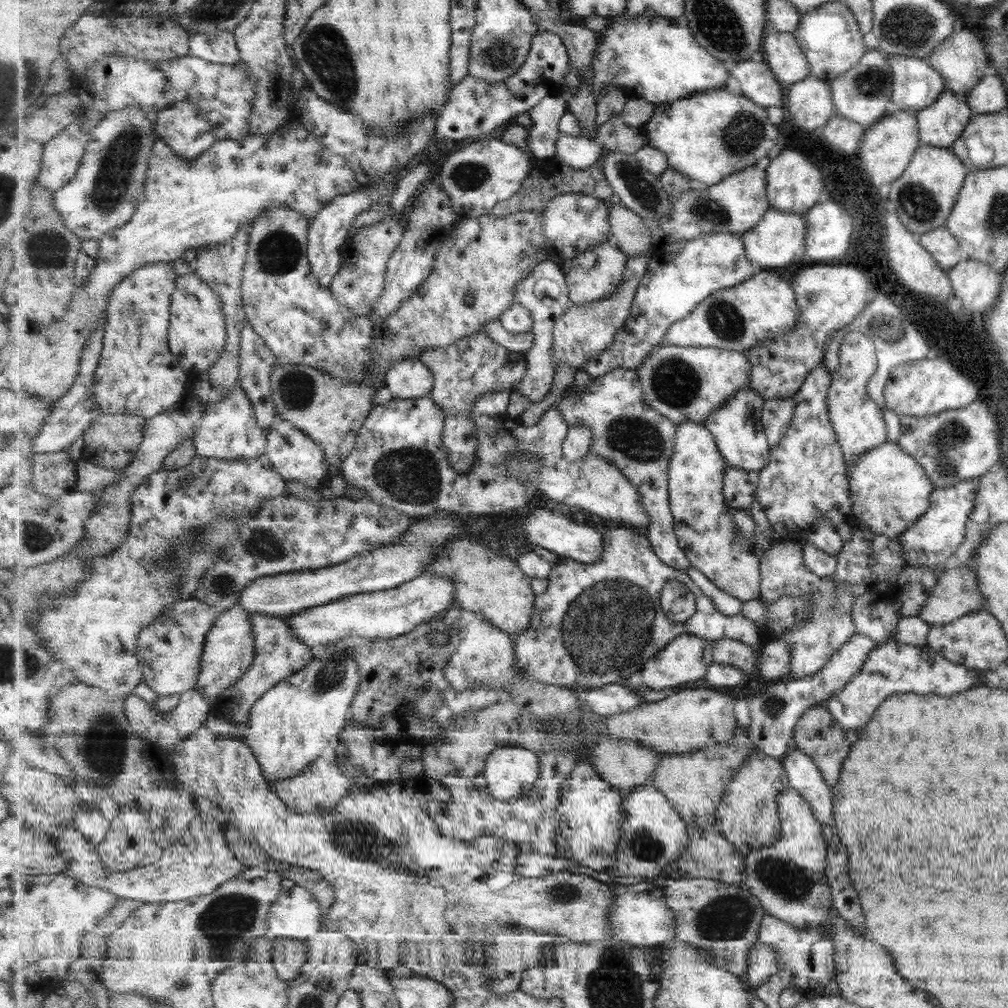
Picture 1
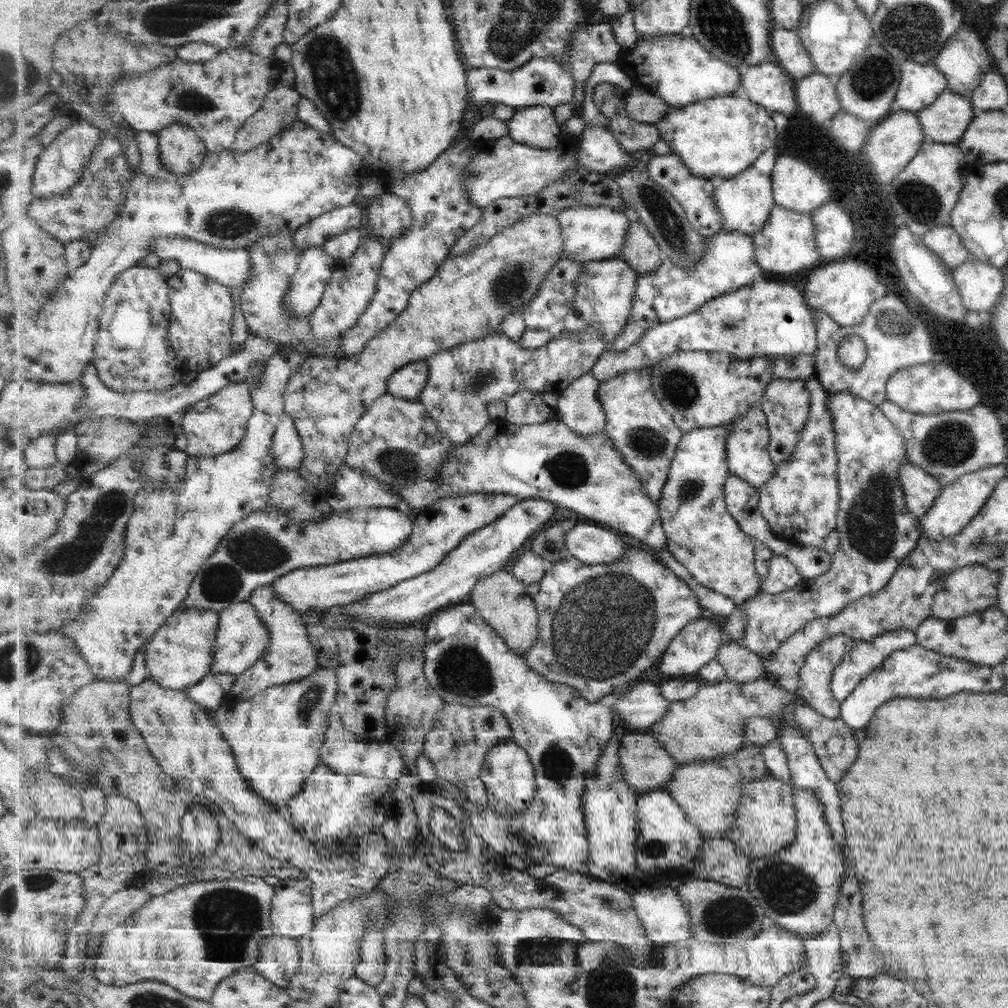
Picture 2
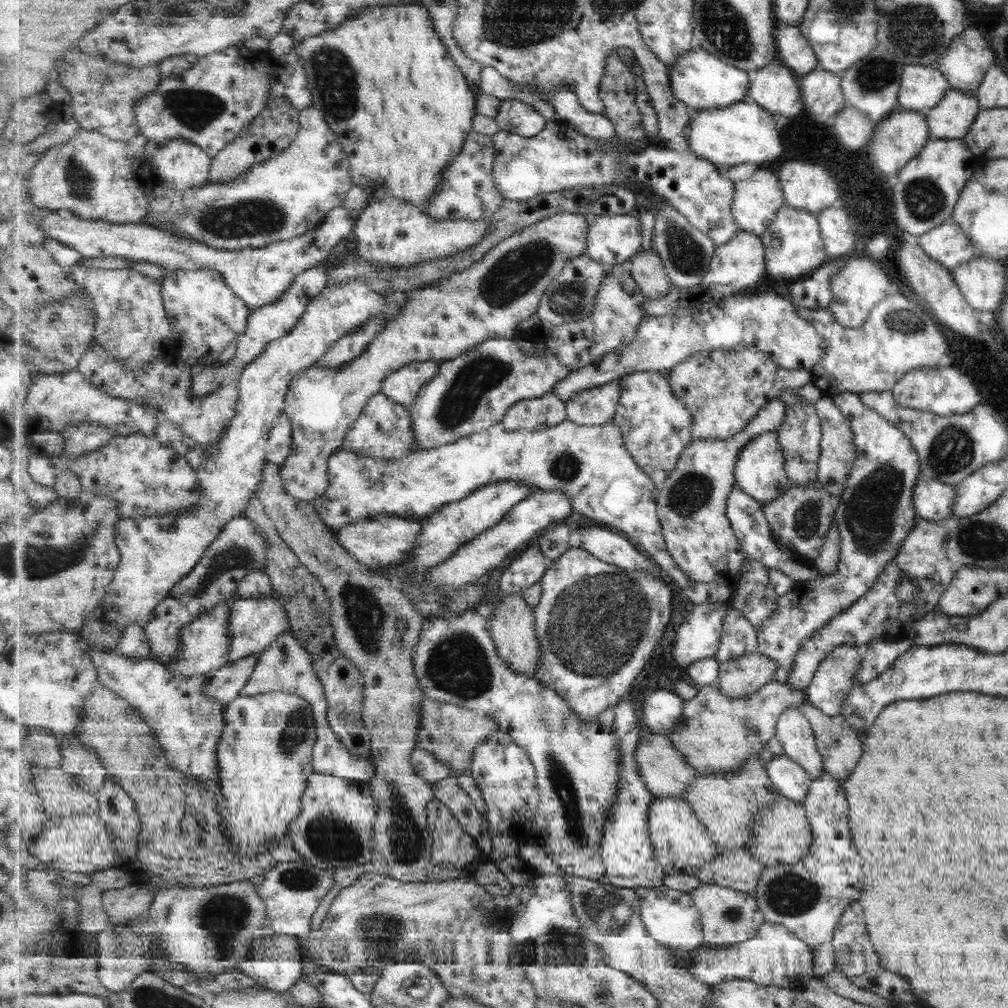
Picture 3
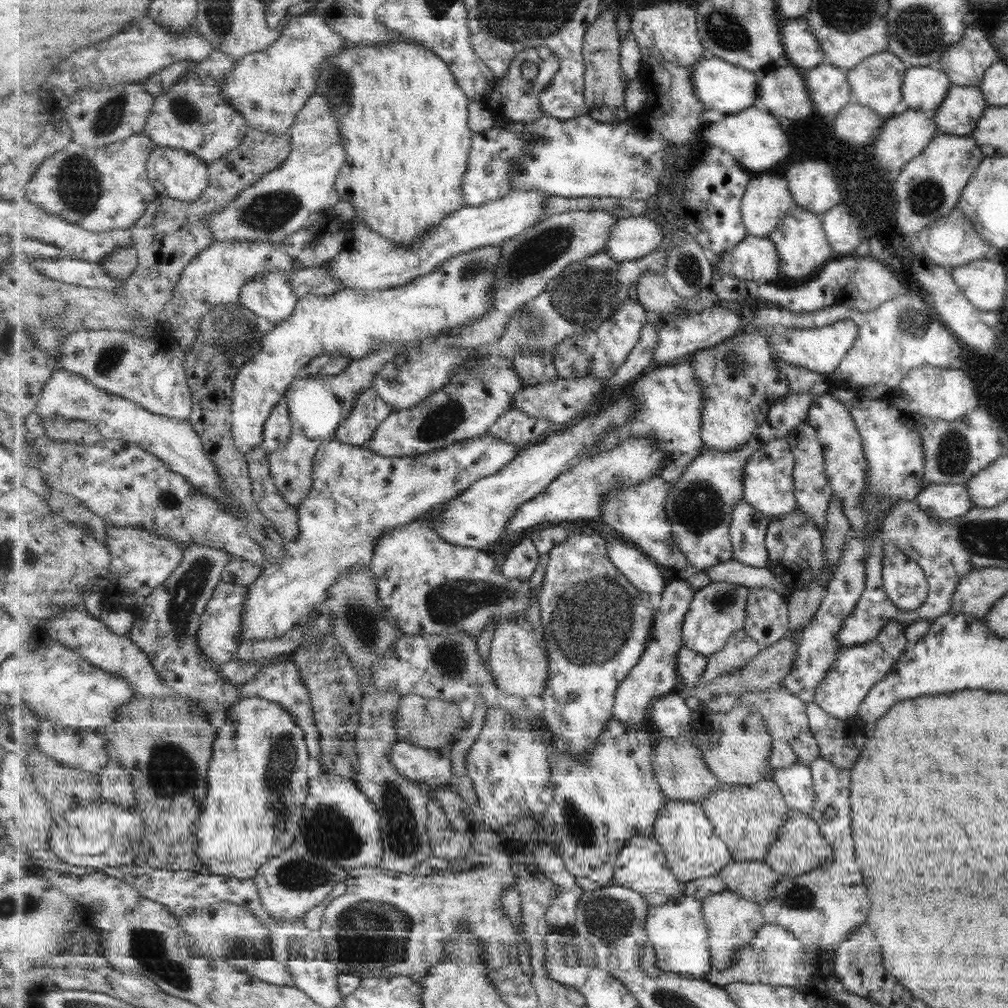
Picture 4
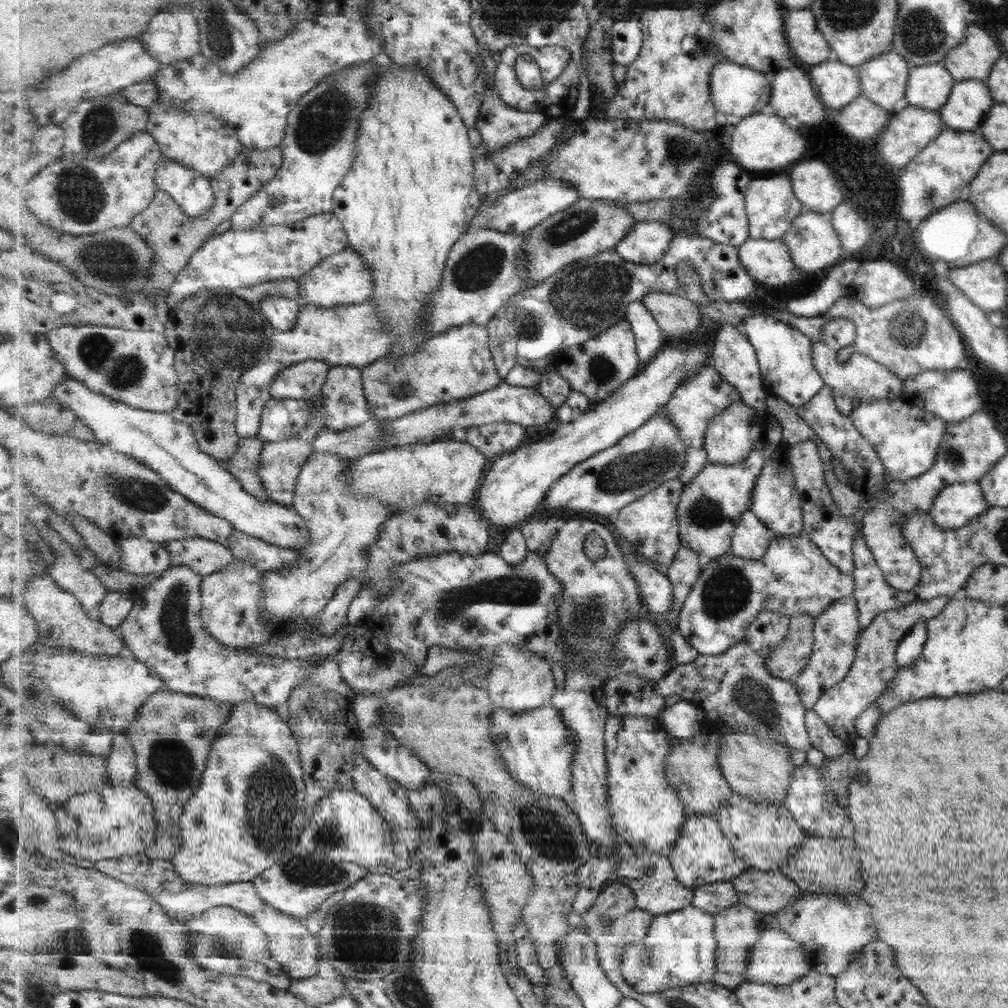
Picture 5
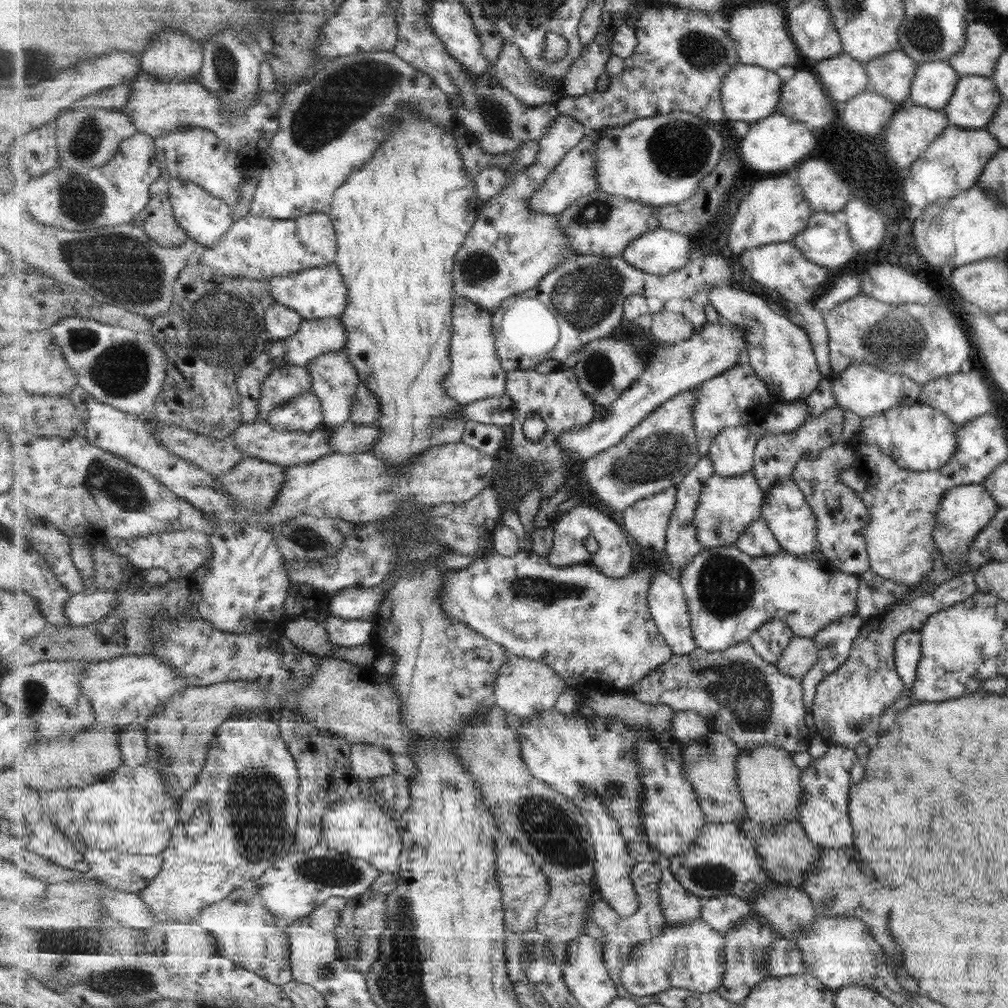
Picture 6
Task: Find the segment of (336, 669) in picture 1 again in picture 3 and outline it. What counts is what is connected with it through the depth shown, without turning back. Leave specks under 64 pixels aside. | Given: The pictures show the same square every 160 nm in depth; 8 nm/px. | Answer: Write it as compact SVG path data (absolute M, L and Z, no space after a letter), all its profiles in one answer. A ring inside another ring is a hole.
M271 691L265 694L258 694L257 696L239 695L235 700L231 701L224 710L225 728L222 734L222 739L217 746L217 757L219 757L220 766L220 794L218 795L220 801L220 814L224 816L224 826L226 832L232 840L234 845L234 852L236 854L246 854L246 856L256 856L262 852L262 848L267 850L268 844L276 838L285 836L290 832L292 822L300 816L302 811L302 801L304 800L305 791L308 789L309 777L314 773L312 765L313 748L317 742L316 722L314 722L314 714L312 706L308 700L301 698L298 694L289 694L283 691Z

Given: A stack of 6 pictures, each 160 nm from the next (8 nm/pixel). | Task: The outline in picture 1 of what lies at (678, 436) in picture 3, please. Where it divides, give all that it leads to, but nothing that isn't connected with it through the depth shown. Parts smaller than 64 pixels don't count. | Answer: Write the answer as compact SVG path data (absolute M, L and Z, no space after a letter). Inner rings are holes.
M613 369L594 378L586 388L578 388L573 381L565 388L563 395L563 399L552 408L564 414L570 428L591 429L593 442L590 452L614 462L621 474L625 474L625 478L637 488L643 510L649 516L647 534L653 551L663 562L677 570L693 568L677 539L670 503L669 466L676 446L677 424L648 403L637 370Z

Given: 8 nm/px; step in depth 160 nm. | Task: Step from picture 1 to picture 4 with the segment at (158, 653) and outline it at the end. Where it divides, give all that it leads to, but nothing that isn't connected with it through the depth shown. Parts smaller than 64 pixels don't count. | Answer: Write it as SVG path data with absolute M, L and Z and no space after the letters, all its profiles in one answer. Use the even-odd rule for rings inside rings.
M221 581L209 599L208 610L200 619L198 639L204 653L217 664L224 665L238 656L244 640L243 614L248 602L249 587L237 583Z

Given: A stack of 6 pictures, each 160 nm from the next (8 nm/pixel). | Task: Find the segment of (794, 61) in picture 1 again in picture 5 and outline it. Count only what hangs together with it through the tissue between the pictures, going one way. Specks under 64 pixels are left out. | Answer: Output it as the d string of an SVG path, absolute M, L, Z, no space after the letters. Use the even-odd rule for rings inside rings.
M809 9L789 10L786 16L785 30L792 52L805 64L820 64L825 61L836 61L835 54L822 38L815 26Z

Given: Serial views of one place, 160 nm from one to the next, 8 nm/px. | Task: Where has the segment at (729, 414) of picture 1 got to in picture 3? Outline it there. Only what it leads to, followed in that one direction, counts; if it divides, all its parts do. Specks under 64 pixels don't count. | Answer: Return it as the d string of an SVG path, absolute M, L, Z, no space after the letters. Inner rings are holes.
M764 432L754 438L741 451L740 460L737 461L735 468L736 485L763 504L775 501L785 491L789 491L793 487L785 470L786 458L779 436L780 434L776 432Z

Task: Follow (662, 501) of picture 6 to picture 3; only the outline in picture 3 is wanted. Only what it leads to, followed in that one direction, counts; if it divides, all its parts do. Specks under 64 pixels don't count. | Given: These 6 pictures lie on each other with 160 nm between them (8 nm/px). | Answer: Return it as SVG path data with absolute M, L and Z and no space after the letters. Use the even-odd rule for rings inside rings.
M569 419L561 421L557 426L550 426L541 430L507 430L504 423L496 424L480 433L460 438L443 446L433 449L417 449L410 455L398 459L383 460L369 455L357 454L347 449L337 449L328 458L329 483L328 490L323 497L314 504L317 513L324 523L339 533L346 524L357 524L369 521L377 515L397 515L409 520L415 517L429 518L444 505L459 502L468 498L469 494L479 490L481 486L496 482L521 482L529 486L532 491L559 492L567 494L575 513L599 522L623 534L633 544L638 544L660 566L665 576L671 576L672 584L678 588L679 594L688 598L694 604L725 604L730 602L733 590L726 584L697 582L684 570L681 570L668 550L668 544L663 534L663 526L659 514L660 488L653 484L636 459L629 452L625 444L620 426L611 421L601 426L583 426Z

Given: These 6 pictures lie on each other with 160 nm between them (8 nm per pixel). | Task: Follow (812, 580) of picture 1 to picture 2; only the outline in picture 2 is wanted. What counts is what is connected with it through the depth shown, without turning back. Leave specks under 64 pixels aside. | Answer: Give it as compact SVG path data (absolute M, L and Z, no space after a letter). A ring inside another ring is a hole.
M775 554L770 573L763 580L762 588L763 591L776 595L795 588L803 580L805 578L799 574L797 567L788 558ZM836 634L816 644L805 657L805 666L802 668L800 685L796 694L804 704L816 710L817 714L823 714L825 718L840 718L840 702L831 695L830 678L854 643L852 638L844 634Z

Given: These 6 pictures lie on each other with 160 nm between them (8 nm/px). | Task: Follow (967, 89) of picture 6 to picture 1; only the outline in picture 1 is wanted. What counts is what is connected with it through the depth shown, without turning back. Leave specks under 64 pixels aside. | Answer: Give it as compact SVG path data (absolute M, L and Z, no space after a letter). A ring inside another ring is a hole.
M943 89L936 100L913 113L920 145L951 148L972 117L970 108L950 90Z

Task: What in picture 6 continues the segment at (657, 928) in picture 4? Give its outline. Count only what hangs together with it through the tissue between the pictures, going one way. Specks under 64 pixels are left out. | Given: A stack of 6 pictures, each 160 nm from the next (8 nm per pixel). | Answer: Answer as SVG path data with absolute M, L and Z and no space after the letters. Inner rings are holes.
M704 918L683 926L670 926L658 936L636 946L631 961L621 971L624 988L636 996L655 996L673 988L701 994L718 991L726 972L726 938Z

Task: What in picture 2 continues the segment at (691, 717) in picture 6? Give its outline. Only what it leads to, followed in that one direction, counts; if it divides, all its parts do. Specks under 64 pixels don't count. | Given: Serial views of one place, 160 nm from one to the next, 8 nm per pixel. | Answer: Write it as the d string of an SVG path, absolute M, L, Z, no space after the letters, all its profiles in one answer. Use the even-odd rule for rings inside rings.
M643 682L633 686L633 690L619 694L613 706L623 722L649 732L652 726L664 720L672 702L665 698L660 686Z

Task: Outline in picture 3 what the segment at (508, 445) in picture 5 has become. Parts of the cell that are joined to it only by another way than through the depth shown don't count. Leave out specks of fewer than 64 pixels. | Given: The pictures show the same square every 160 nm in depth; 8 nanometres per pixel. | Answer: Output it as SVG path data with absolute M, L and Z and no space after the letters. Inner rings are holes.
M554 392L514 404L504 418L507 430L541 430L567 419L566 403Z

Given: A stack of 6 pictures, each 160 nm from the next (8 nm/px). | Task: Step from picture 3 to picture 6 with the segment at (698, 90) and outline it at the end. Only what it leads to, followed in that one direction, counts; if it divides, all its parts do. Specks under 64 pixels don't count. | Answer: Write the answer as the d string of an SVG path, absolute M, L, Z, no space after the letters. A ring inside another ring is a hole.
M739 64L724 78L725 114L731 120L742 120L750 124L771 116L776 112L782 97L784 82L771 70L761 66Z

